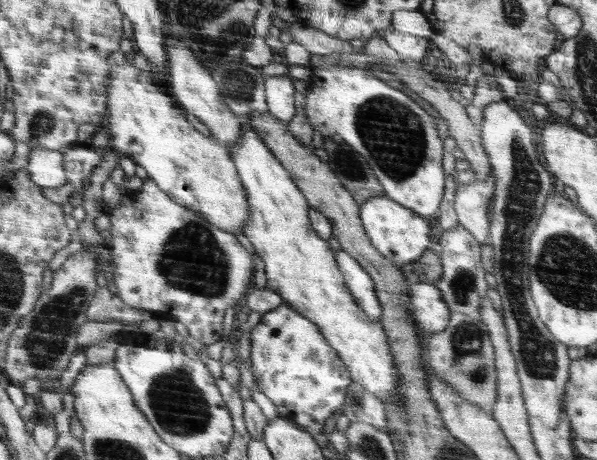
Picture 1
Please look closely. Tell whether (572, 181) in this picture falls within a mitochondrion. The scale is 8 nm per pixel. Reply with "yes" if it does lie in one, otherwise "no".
no

